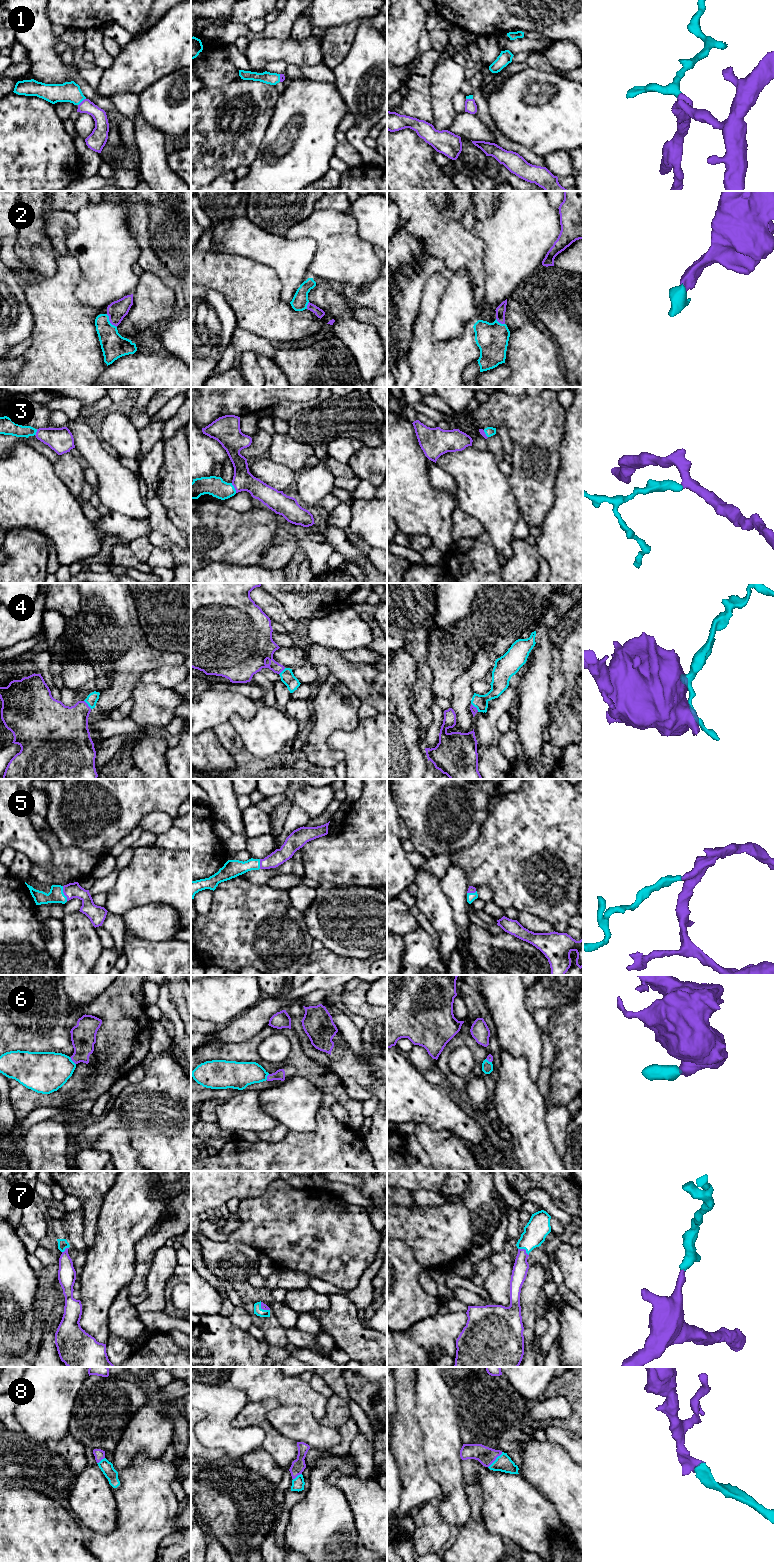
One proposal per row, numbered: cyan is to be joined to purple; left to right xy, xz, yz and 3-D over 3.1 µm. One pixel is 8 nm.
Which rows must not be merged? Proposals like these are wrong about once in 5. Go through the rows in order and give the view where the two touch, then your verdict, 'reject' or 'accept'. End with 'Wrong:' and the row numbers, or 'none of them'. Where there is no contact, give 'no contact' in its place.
1: meets purple in xy; accept
2: meets purple in xy; accept
3: meets purple in xz; accept
4: meets purple in xy; accept
5: meets purple in xy; accept
6: meets purple in xy; accept
7: meets purple in yz; accept
8: meets purple in yz; accept
Wrong: none of them

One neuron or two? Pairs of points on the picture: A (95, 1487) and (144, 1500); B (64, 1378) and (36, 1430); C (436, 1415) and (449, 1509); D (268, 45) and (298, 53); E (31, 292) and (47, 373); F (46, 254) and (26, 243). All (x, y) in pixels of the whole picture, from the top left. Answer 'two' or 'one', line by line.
A: two
B: one
C: one
D: one
E: one
F: one

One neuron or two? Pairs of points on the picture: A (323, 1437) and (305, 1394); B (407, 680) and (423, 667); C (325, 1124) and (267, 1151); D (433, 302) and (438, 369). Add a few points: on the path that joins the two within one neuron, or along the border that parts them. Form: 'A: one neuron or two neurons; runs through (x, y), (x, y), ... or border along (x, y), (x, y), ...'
A: two neurons; border along (295, 1404), (305, 1407), (318, 1420)
B: two neurons; border along (406, 651), (413, 657), (416, 665), (414, 695)
C: one neuron; runs through (313, 1139), (301, 1151), (282, 1151)
D: one neuron; runs through (426, 319), (426, 352)

